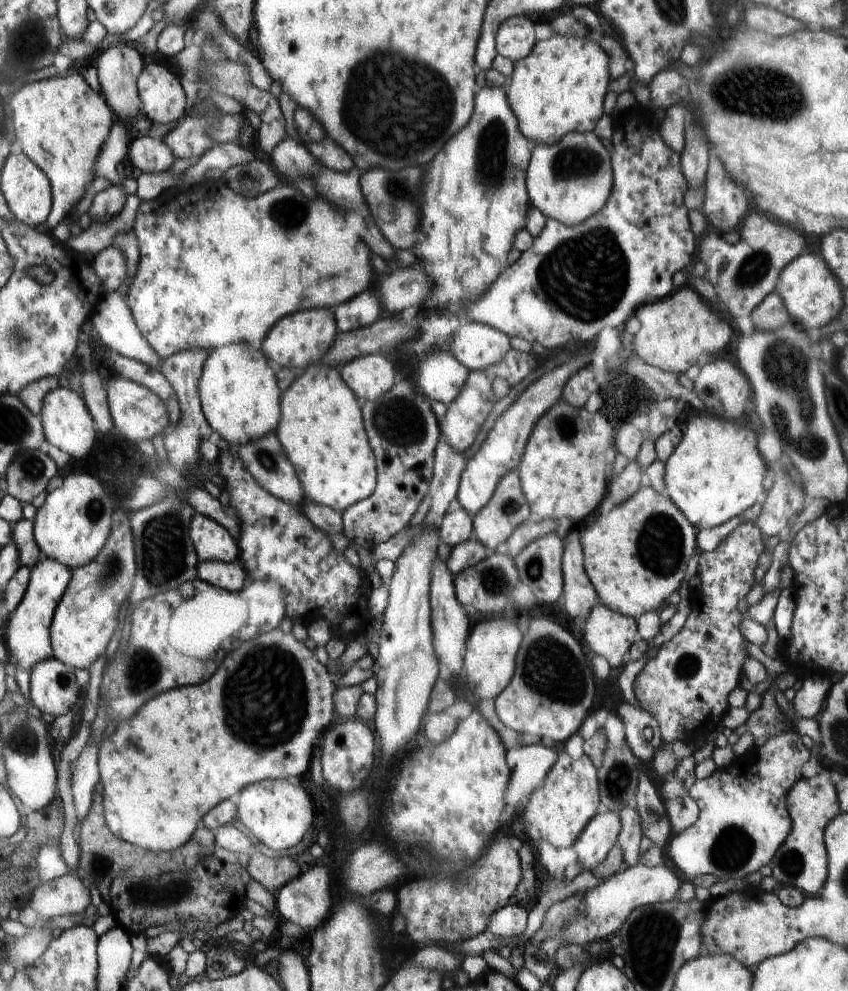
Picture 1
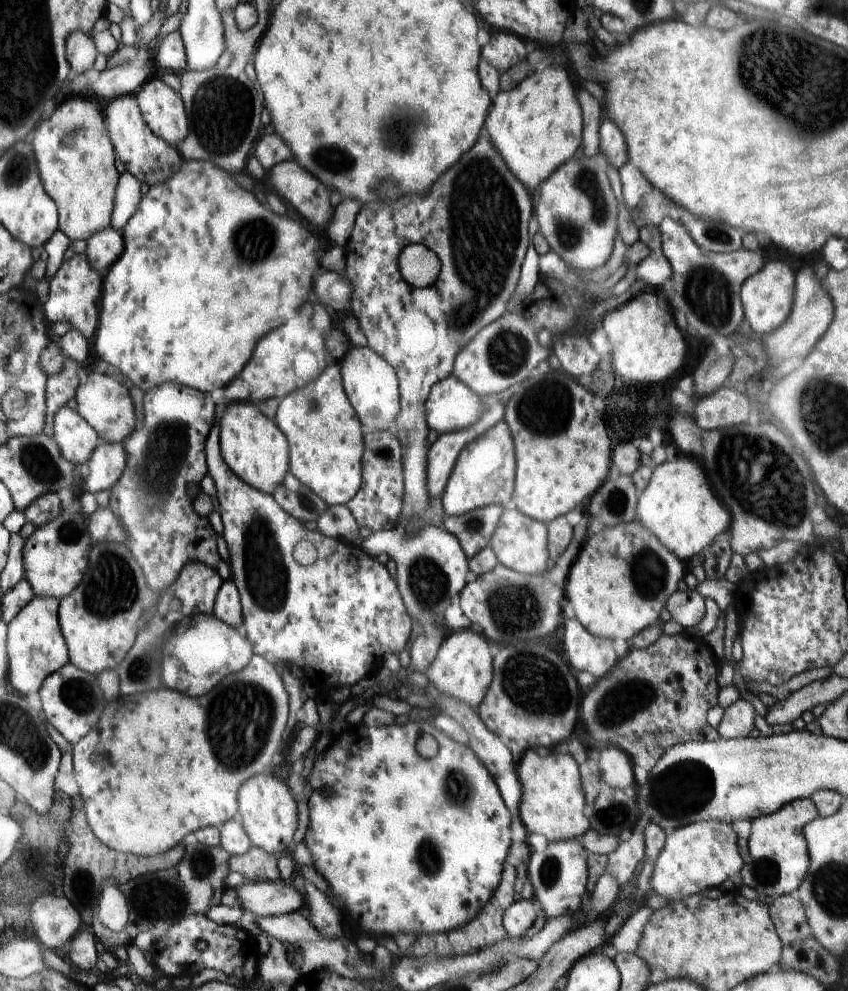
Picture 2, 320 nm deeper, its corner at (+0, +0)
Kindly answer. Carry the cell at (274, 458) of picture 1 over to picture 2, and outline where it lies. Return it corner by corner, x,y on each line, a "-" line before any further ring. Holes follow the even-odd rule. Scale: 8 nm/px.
290,469
272,496
284,511
304,523
318,520
328,506
310,486
300,482

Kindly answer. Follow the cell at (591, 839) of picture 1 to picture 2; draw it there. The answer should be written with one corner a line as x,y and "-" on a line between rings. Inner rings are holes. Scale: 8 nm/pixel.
572,838
566,841
549,843
544,852
532,852
528,866
528,877
533,887
534,900
537,907
544,911
547,920
558,918
562,914
576,914
584,904
584,898
588,895
586,886
588,882
587,851
582,846
582,838

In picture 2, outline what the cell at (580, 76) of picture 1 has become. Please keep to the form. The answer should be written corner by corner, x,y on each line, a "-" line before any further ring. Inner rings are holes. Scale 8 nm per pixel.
546,68
540,74
532,74
524,78
518,86
510,91
500,90
492,101
486,118
486,130
490,132
490,140
500,156
506,160
506,166
512,170
516,178
531,192
535,192
554,170
558,170
566,160
570,160
580,144
582,144
582,114
576,100
576,92
572,80
562,68

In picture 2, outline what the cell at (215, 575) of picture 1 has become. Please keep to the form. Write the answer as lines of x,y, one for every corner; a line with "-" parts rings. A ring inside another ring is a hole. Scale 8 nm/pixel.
227,580
219,589
218,597
216,598
216,618
224,620
230,624
232,628
240,630
240,634
244,631
244,616
242,600
238,598
239,590
236,590
236,584
231,580

